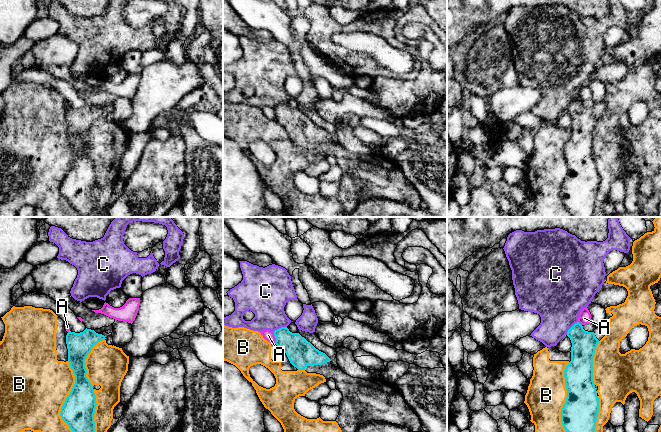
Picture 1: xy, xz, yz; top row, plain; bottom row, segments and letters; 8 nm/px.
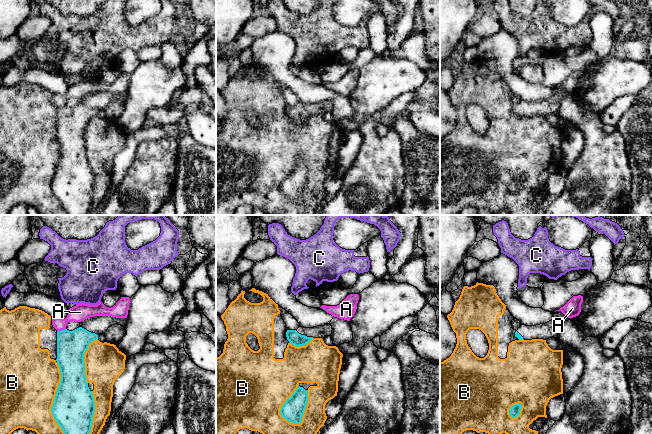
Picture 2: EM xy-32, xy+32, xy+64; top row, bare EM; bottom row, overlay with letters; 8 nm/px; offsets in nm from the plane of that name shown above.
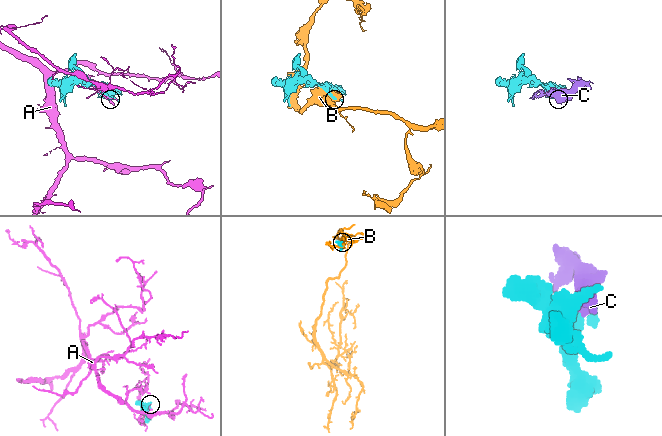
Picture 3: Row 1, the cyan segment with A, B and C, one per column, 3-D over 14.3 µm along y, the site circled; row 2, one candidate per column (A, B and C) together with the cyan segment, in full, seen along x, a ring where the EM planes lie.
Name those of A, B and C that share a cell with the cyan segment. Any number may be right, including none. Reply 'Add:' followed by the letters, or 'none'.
Add: none

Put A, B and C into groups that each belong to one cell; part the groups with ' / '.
A / B / C

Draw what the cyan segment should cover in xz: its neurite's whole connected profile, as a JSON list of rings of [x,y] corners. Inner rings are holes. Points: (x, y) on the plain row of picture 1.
[[[287,103],[275,106],[274,111],[276,114],[275,120],[286,129],[290,139],[298,146],[323,151],[326,156],[329,154],[335,156],[336,165],[343,171],[336,198],[342,206],[344,215],[351,213],[360,200],[371,196],[401,201],[413,208],[421,208],[423,206],[419,193],[409,184],[405,175],[394,161],[383,160],[380,162],[375,158],[347,151],[339,143],[333,142],[330,134],[325,129],[316,125],[299,109],[290,108]]]

